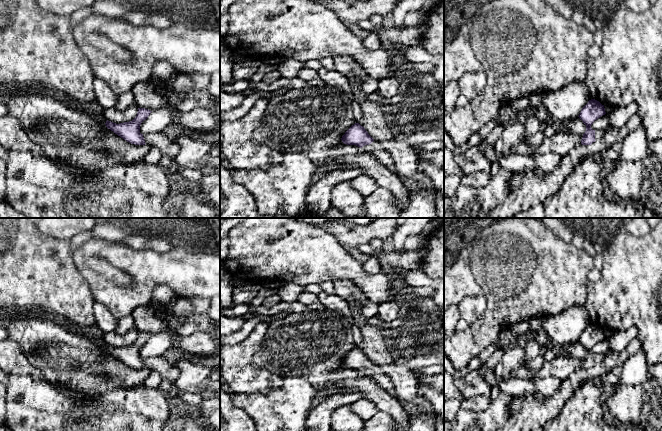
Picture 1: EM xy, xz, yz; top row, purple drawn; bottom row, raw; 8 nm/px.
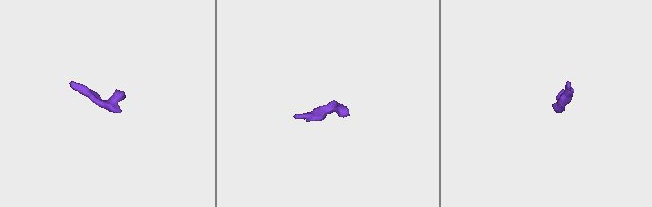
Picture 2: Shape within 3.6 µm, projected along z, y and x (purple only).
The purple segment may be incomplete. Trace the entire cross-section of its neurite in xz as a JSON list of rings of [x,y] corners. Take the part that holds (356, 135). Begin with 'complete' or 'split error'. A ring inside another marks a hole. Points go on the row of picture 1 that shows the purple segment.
split error; [[[359,123],[352,125],[342,136],[341,140],[344,144],[356,145],[364,151],[373,154],[384,166],[399,177],[391,154],[383,148],[382,142],[374,140]]]

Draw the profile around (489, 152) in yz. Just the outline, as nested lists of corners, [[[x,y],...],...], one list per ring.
[[[484,140],[481,141],[479,147],[491,163],[496,162],[498,158],[503,157],[503,155],[498,154],[494,147],[489,146]]]

